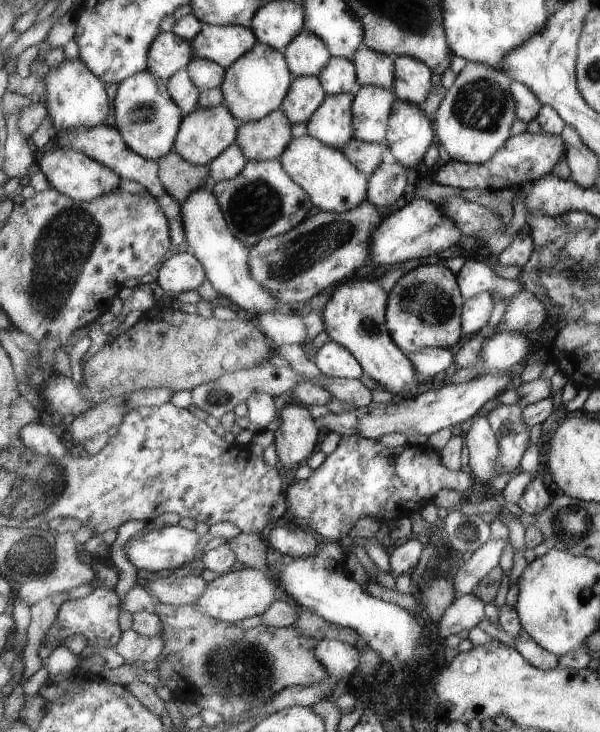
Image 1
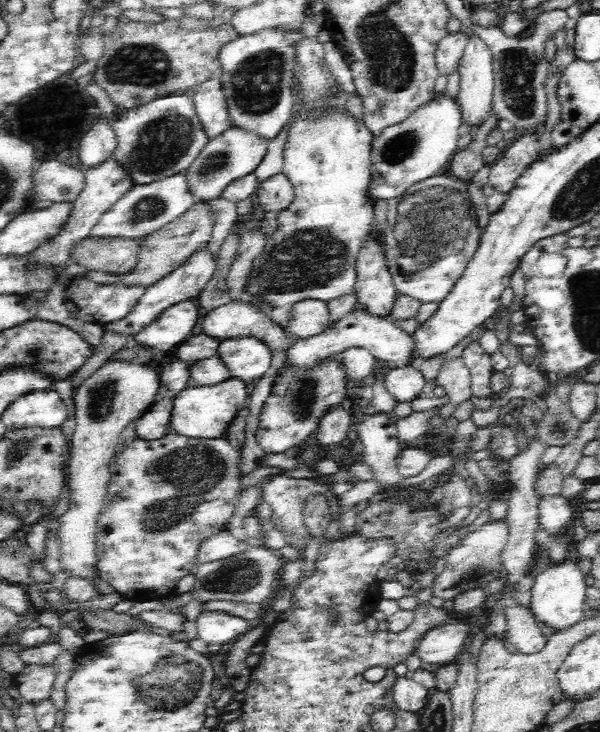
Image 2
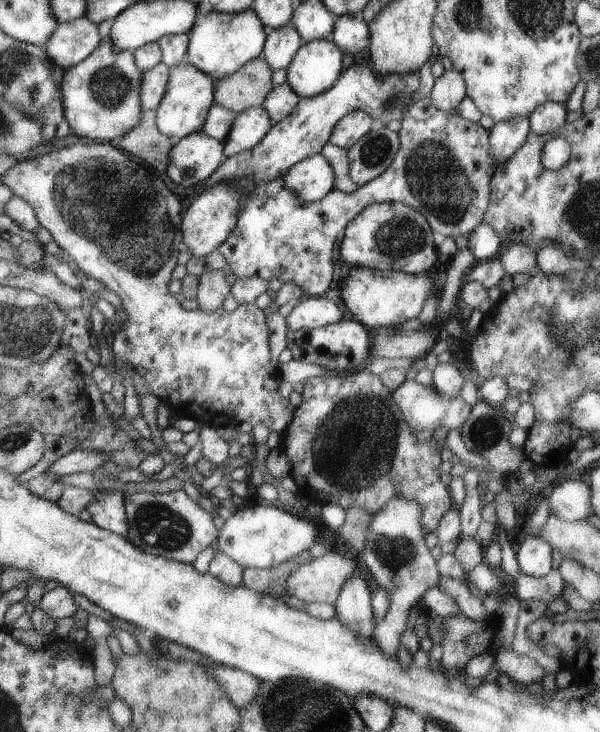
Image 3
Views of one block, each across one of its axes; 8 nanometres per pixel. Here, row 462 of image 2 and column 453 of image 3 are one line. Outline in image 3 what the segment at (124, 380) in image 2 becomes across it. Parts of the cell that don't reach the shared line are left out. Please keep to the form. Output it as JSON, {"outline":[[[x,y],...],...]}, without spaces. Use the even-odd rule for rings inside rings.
{"outline":[[[457,69],[446,71],[435,80],[430,95],[439,110],[458,111],[459,106],[468,98],[466,78]]]}

